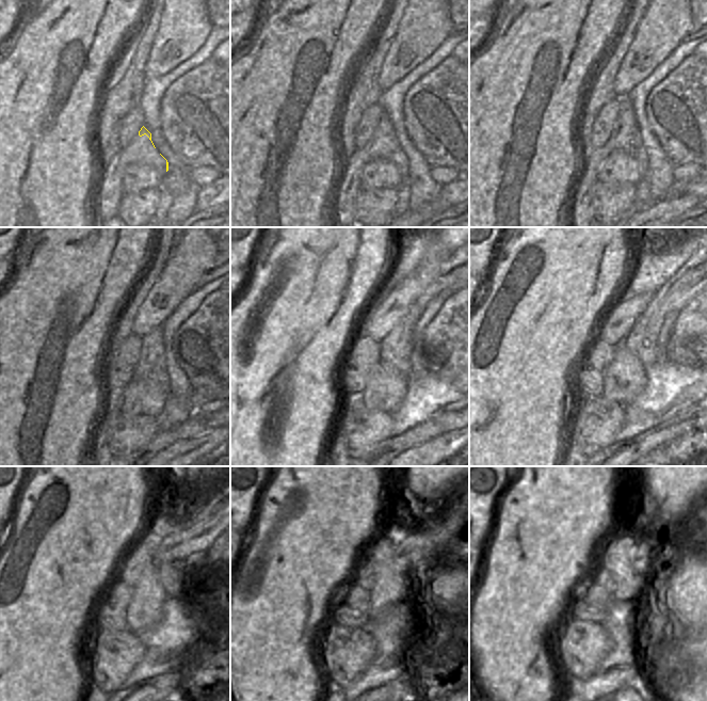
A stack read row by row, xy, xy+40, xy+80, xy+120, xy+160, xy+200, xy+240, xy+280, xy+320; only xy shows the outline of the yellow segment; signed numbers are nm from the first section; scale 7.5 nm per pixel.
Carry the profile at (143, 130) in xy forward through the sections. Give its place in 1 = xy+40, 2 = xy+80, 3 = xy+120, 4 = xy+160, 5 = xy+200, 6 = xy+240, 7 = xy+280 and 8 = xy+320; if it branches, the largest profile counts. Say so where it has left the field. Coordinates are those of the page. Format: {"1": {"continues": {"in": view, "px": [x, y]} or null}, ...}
{"1": {"continues": {"in": "xy+40", "px": [385, 127]}}, "2": {"continues": {"in": "xy+80", "px": [626, 124]}}, "3": {"continues": {"in": "xy+120", "px": [153, 362]}}, "4": {"continues": {"in": "xy+160", "px": [396, 349]}}, "5": {"continues": {"in": "xy+200", "px": [683, 286]}}, "6": {"continues": {"in": "xy+240", "px": [197, 531]}}, "7": {"continues": {"in": "xy+280", "px": [420, 546]}}, "8": {"continues": {"in": "xy+320", "px": [641, 554]}}}

